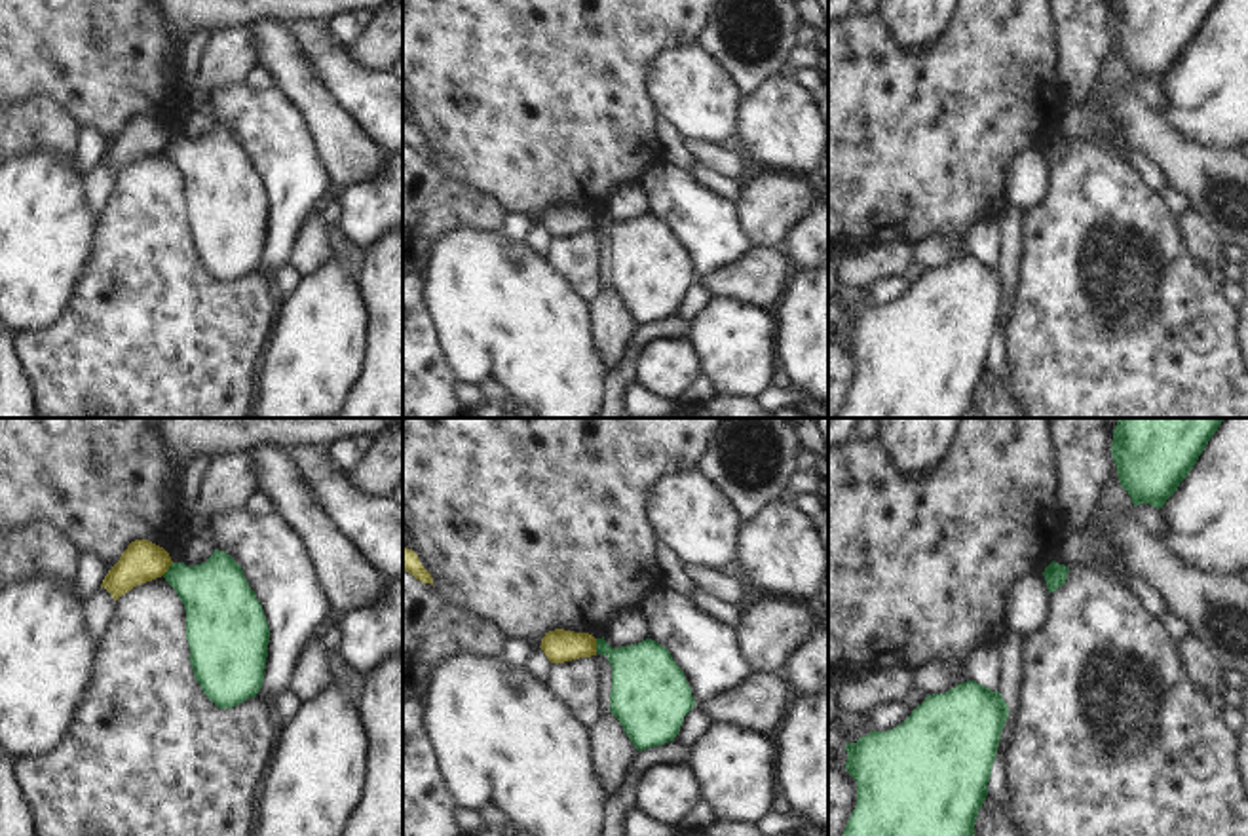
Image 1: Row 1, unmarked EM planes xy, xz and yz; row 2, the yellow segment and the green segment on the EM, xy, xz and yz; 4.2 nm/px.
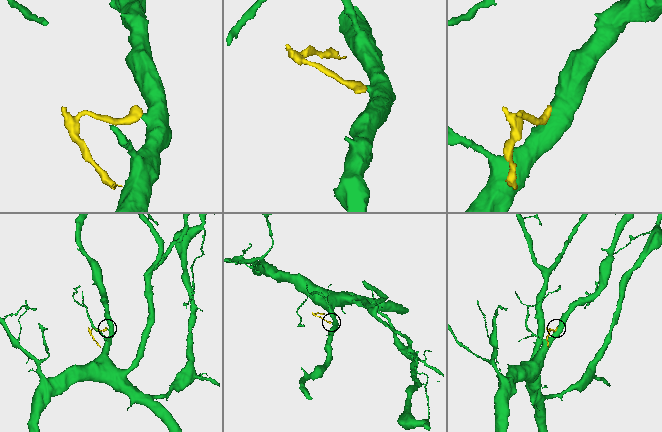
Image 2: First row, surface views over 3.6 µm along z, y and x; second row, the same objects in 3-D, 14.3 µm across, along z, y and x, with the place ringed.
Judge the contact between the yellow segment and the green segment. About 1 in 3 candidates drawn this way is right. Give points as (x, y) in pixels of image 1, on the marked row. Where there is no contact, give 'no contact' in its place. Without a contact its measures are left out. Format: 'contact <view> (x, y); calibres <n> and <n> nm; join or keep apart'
contact xz (595, 646); calibres 140 and 280 nm; keep apart

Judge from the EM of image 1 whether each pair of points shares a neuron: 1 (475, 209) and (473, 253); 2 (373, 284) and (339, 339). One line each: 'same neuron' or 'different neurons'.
1: different neurons
2: different neurons

